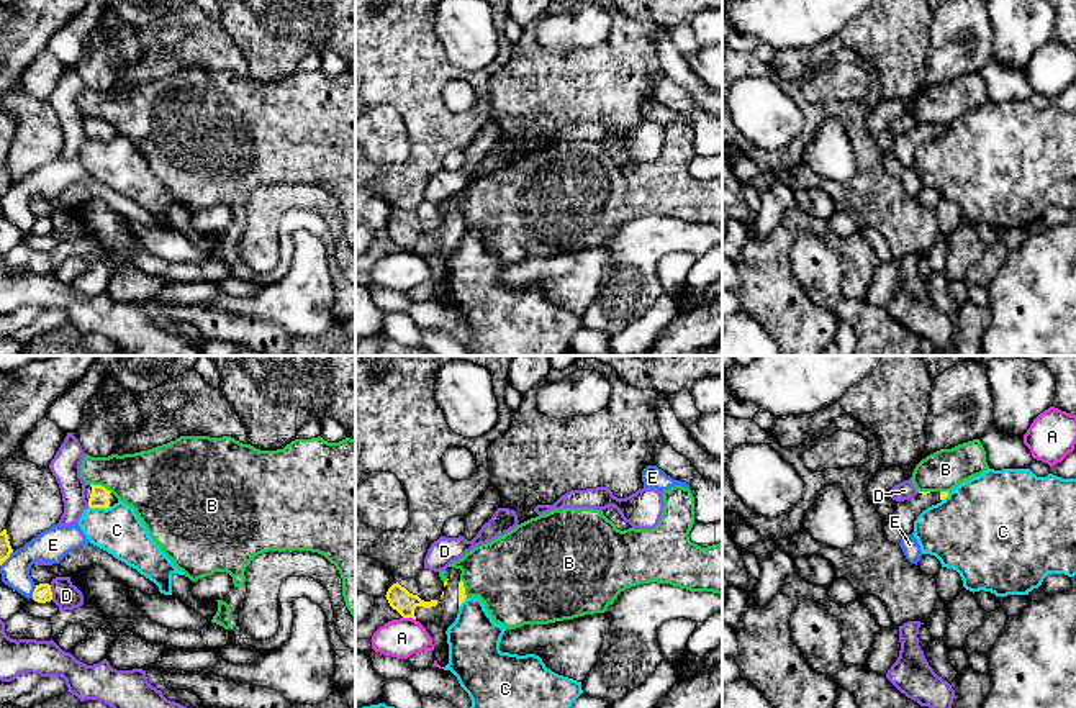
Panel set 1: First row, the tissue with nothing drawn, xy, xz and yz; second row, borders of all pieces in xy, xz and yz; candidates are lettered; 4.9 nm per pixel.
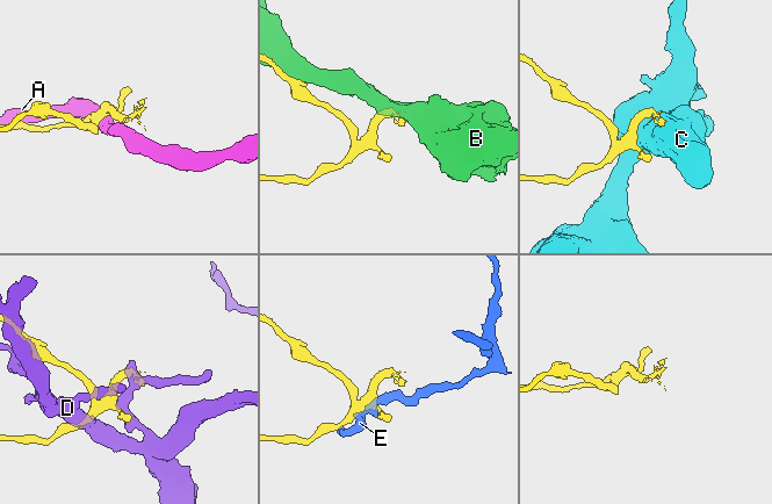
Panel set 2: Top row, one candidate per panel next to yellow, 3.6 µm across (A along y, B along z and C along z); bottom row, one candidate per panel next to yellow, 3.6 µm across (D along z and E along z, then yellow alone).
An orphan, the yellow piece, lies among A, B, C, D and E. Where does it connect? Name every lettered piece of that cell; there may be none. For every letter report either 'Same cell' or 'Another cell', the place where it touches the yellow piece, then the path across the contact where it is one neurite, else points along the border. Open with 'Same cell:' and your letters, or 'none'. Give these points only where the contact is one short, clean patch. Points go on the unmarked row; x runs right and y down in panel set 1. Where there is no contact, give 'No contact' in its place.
Same cell: none
A: Another cell. Touches yellow at xz (410, 249)
B: Another cell. Touches yellow at xy (100, 118)
C: Another cell. Touches yellow at xy (100, 140). Boundary: xy (89, 138), (110, 140)
D: Another cell. Touches yellow at xy (51, 225)
E: Another cell. Touches yellow at xy (33, 225). Boundary: xy (36, 218), (31, 230)

